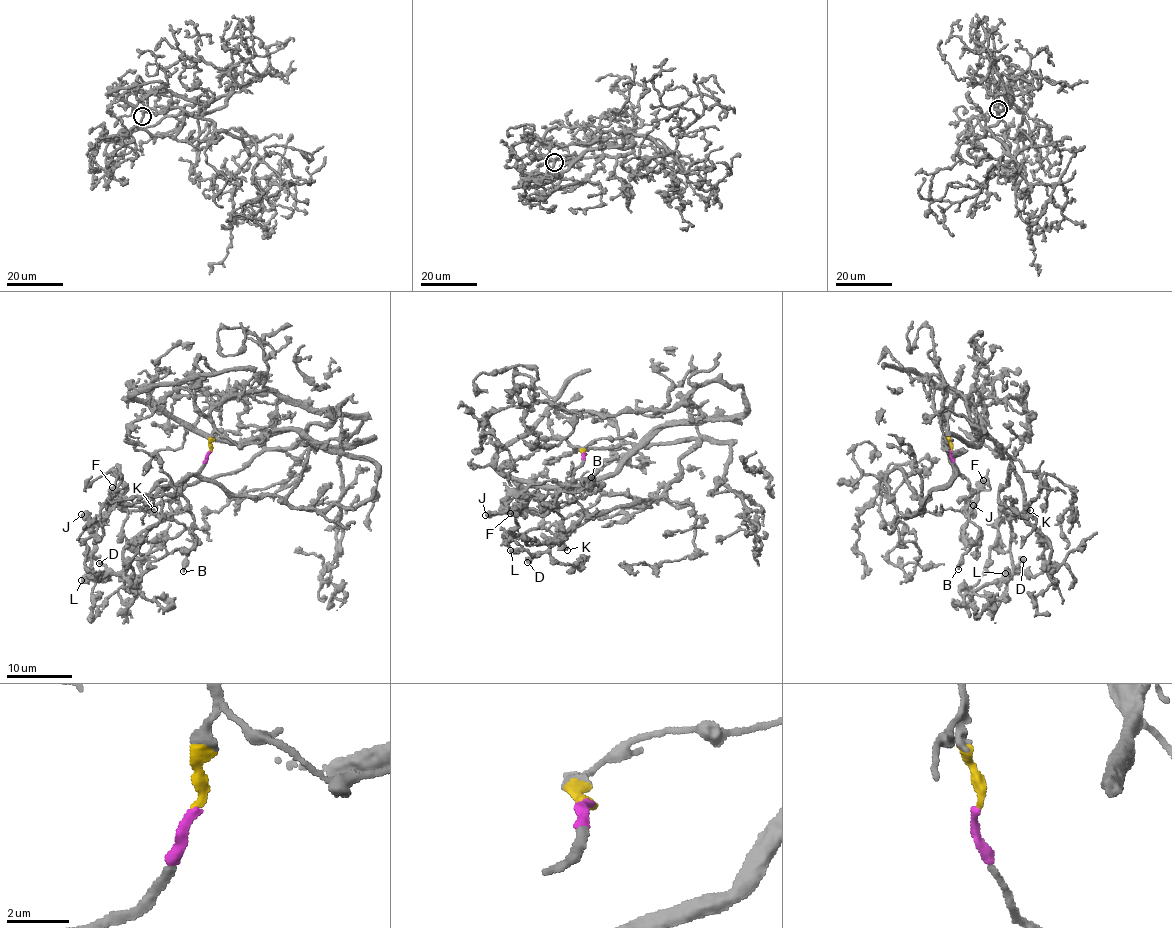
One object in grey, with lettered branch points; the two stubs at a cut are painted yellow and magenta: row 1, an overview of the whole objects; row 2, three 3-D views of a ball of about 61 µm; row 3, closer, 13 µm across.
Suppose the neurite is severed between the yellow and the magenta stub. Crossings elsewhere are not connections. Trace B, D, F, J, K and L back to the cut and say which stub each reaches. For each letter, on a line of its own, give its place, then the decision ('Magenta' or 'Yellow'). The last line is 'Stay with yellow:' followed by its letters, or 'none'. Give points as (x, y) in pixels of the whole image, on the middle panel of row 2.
B: Place: (591, 477). Magenta
D: Place: (527, 562). Yellow
F: Place: (510, 513). Magenta
J: Place: (485, 515). Magenta
K: Place: (567, 550). Yellow
L: Place: (510, 550). Yellow
Stay with yellow: D, K, L

